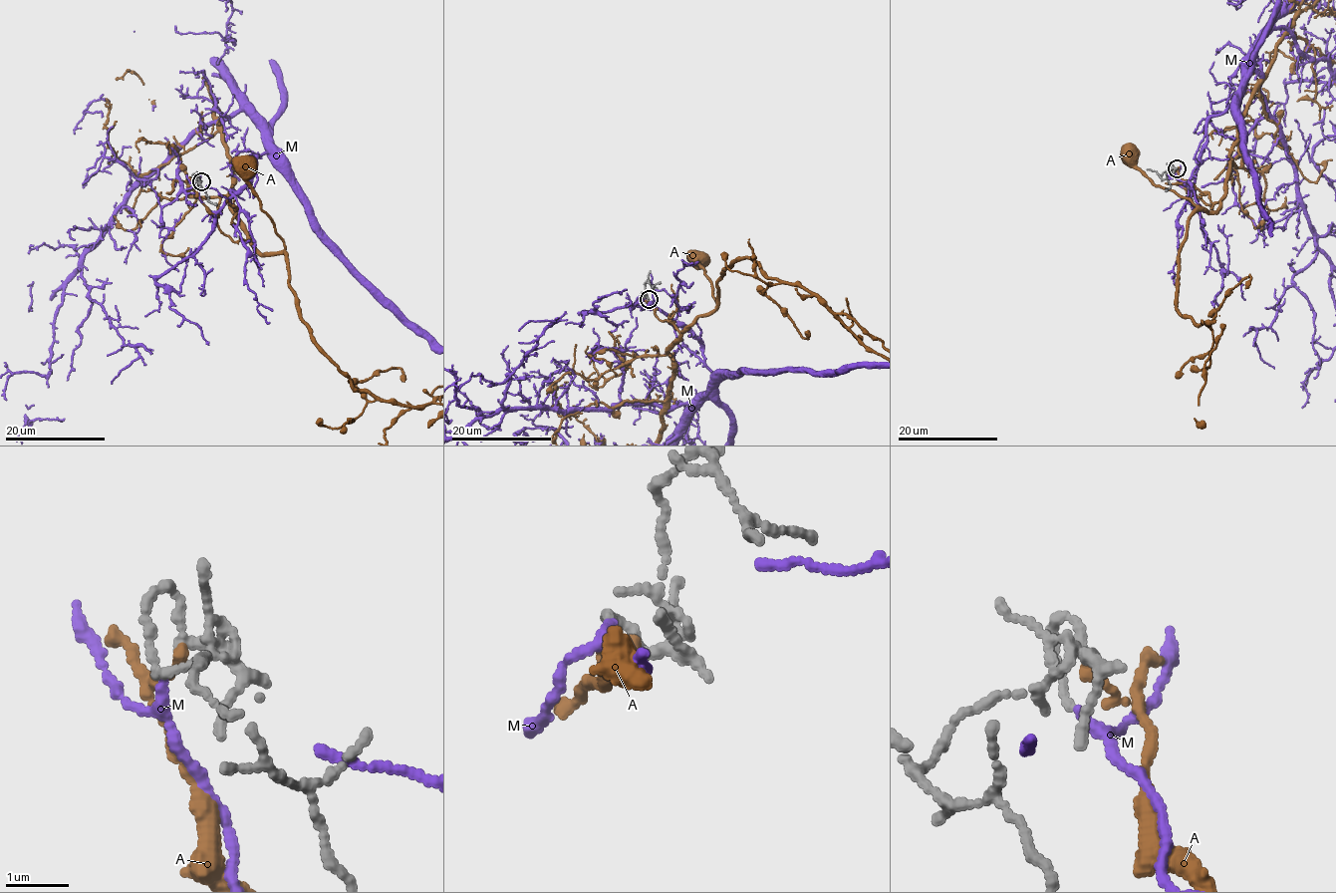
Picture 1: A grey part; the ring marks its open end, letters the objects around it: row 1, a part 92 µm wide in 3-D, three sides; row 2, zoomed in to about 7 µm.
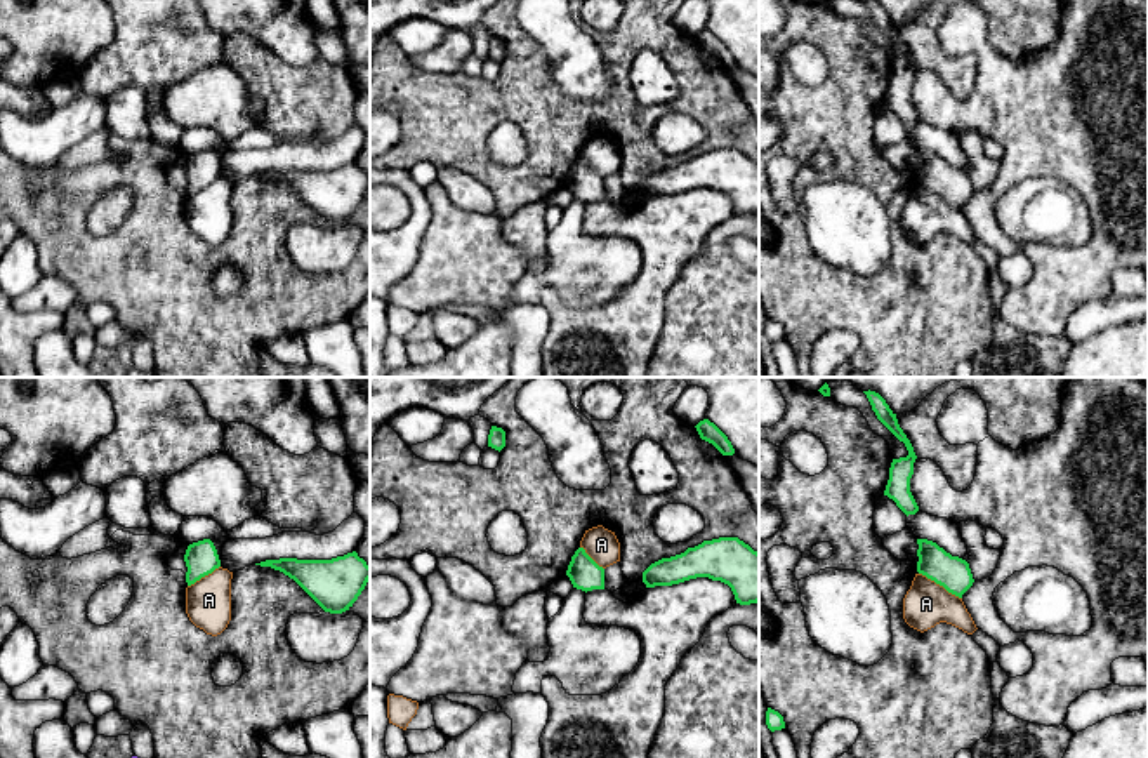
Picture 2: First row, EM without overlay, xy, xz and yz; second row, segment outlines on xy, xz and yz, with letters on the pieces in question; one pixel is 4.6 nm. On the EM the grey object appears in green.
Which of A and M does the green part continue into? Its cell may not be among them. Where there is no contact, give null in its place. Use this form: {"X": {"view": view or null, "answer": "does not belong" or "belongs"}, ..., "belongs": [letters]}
{"A": {"view": "yz", "answer": "does not belong"}, "M": {"view": null, "answer": "does not belong"}, "belongs": []}

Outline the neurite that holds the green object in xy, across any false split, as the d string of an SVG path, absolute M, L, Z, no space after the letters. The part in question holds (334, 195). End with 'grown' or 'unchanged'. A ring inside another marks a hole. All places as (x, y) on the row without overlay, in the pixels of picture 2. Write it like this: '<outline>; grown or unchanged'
M356 162L332 170L280 169L255 176L283 183L330 224L349 221L370 191L370 177Z; unchanged

